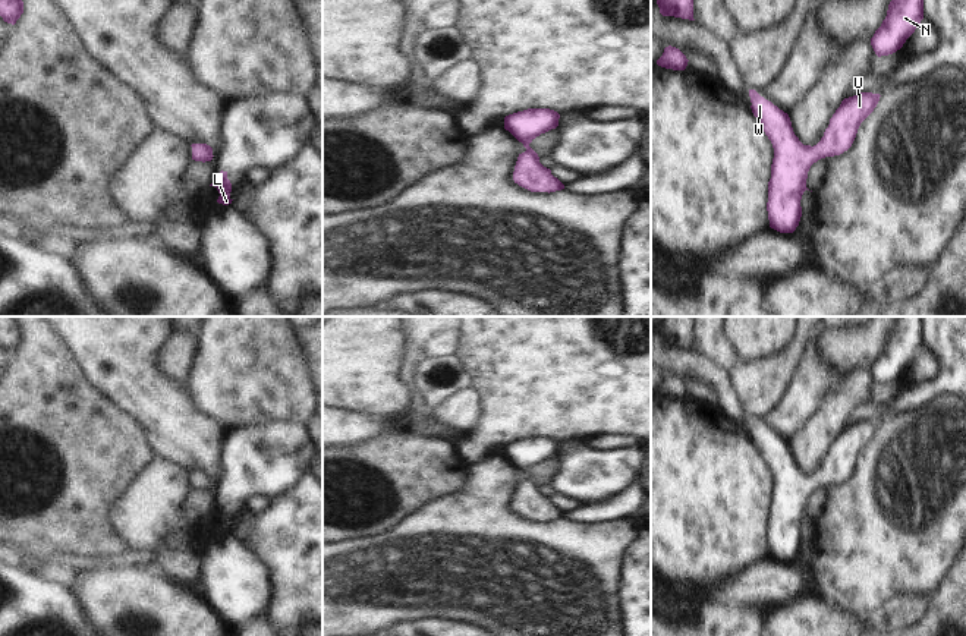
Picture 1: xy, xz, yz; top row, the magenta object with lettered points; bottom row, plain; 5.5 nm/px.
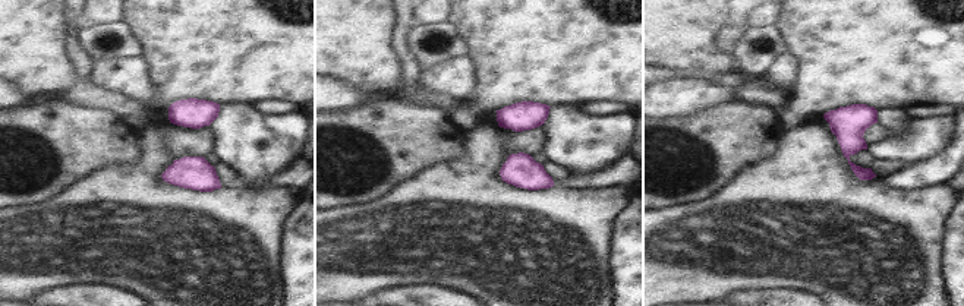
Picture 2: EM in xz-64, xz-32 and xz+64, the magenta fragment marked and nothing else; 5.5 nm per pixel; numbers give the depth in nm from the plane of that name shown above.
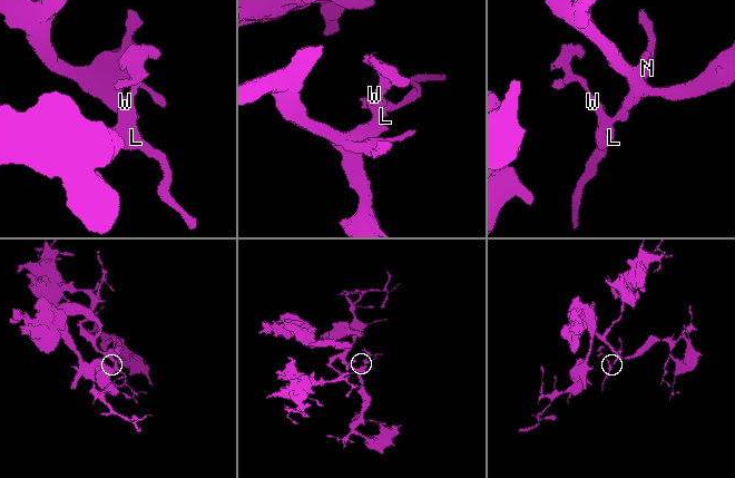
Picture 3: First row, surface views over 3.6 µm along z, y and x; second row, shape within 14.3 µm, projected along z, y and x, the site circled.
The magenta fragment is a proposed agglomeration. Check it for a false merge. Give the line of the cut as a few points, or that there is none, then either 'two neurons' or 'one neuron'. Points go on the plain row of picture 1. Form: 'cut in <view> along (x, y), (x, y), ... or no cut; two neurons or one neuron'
no cut; one neuron

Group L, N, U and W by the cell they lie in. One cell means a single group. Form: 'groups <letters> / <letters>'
groups L N U W

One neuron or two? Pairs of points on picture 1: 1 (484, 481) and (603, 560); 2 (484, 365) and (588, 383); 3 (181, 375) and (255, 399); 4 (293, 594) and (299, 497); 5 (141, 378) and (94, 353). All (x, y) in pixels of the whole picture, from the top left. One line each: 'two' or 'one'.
1: one
2: one
3: two
4: one
5: one

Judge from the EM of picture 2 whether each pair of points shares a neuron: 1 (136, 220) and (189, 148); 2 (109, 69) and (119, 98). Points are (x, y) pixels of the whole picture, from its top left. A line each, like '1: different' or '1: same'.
1: different
2: different

